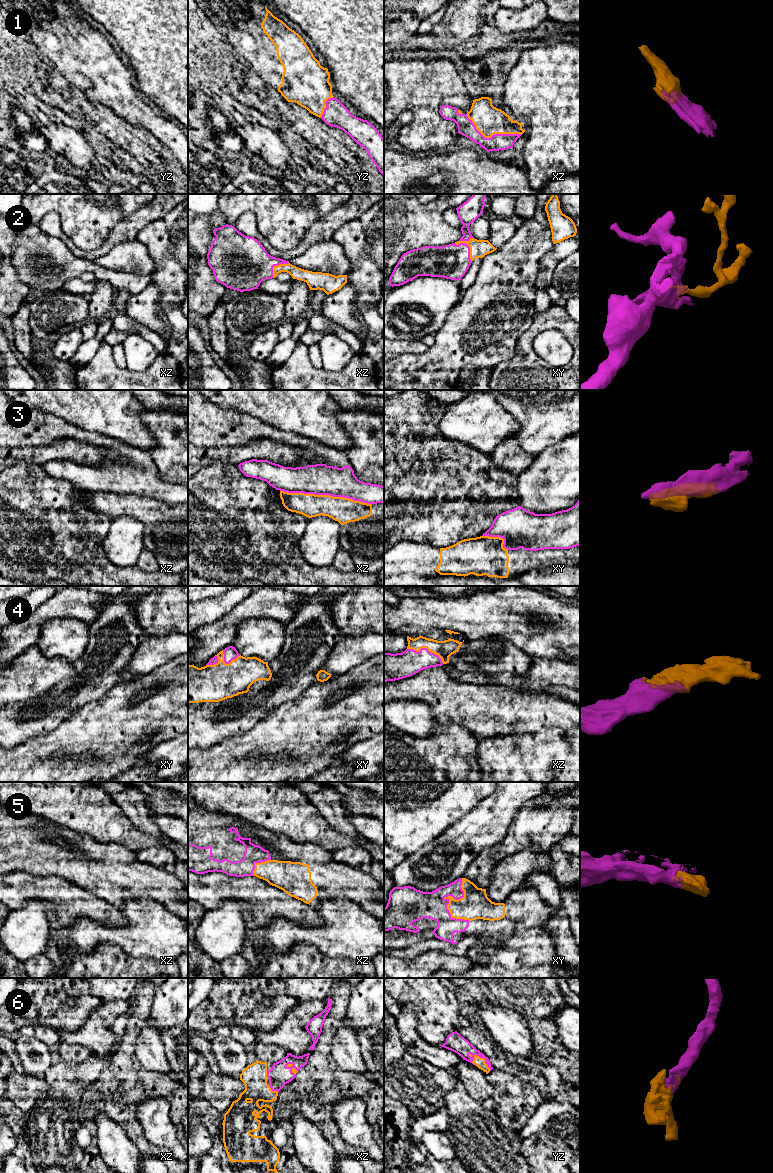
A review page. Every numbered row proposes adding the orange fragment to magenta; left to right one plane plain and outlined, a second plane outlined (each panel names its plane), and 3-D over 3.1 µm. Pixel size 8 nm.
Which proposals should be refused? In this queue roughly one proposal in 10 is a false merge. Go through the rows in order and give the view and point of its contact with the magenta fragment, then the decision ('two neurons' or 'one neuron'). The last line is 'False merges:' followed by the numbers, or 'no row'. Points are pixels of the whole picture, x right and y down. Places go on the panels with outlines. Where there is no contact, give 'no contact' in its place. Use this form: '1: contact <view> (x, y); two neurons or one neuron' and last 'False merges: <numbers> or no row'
1: contact xz (492, 136); one neuron
2: contact xy (469, 247); one neuron
3: contact xz (326, 494); two neurons
4: contact xz (426, 648); one neuron
5: contact xy (447, 899); one neuron
6: contact yz (482, 1057); one neuron
False merges: 3

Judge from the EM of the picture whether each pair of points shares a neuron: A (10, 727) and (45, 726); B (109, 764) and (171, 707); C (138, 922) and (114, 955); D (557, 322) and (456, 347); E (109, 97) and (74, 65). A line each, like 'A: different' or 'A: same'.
A: same
B: same
C: different
D: different
E: same

